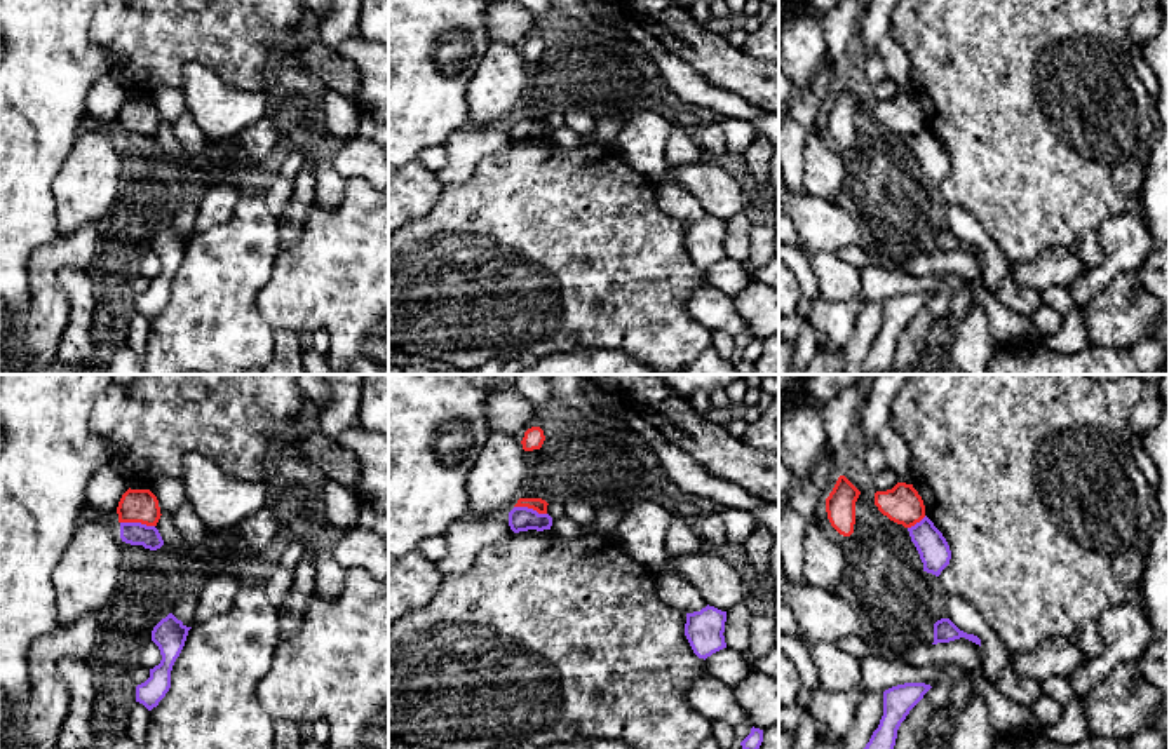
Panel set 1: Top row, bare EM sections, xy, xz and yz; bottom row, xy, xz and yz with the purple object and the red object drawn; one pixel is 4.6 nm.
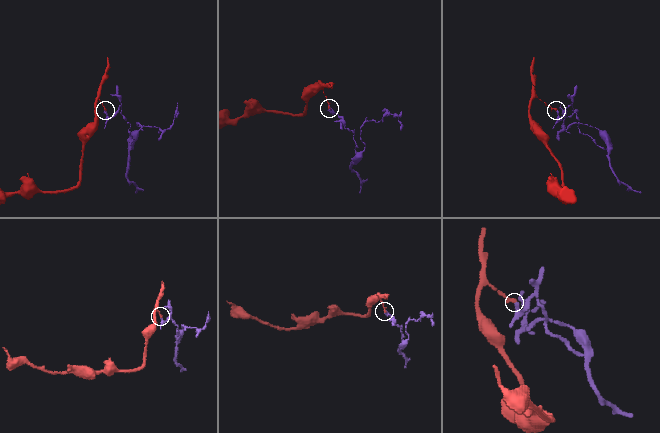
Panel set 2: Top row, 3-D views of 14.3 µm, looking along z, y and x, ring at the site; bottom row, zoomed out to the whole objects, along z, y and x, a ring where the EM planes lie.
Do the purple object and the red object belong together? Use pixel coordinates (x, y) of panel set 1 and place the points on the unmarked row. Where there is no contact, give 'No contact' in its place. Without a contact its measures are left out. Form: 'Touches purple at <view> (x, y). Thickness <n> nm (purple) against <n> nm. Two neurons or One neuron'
Touches purple at xy (138, 133). Thickness 110 nm (purple) against 160 nm. Two neurons

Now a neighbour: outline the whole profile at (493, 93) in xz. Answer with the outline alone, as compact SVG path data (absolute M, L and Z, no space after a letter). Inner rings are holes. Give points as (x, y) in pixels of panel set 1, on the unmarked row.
M490 42L465 92L469 125L505 125L514 118L524 85L523 63L516 45Z

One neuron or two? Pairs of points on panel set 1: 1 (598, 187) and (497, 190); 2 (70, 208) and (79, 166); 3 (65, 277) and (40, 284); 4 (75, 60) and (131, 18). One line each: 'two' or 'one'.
1: one
2: one
3: two
4: two

